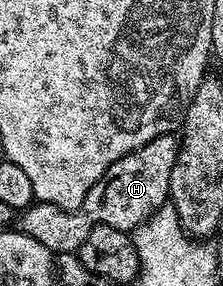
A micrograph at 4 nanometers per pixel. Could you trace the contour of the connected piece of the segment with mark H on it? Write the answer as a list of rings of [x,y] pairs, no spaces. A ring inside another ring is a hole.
[[[174,133],[157,136],[149,144],[121,156],[107,169],[105,176],[89,188],[78,210],[62,210],[53,204],[35,202],[17,218],[17,229],[25,236],[33,236],[37,244],[45,244],[54,254],[75,254],[85,244],[85,236],[95,226],[108,226],[134,232],[153,212],[160,210],[171,192],[173,164],[177,160],[179,138]]]

